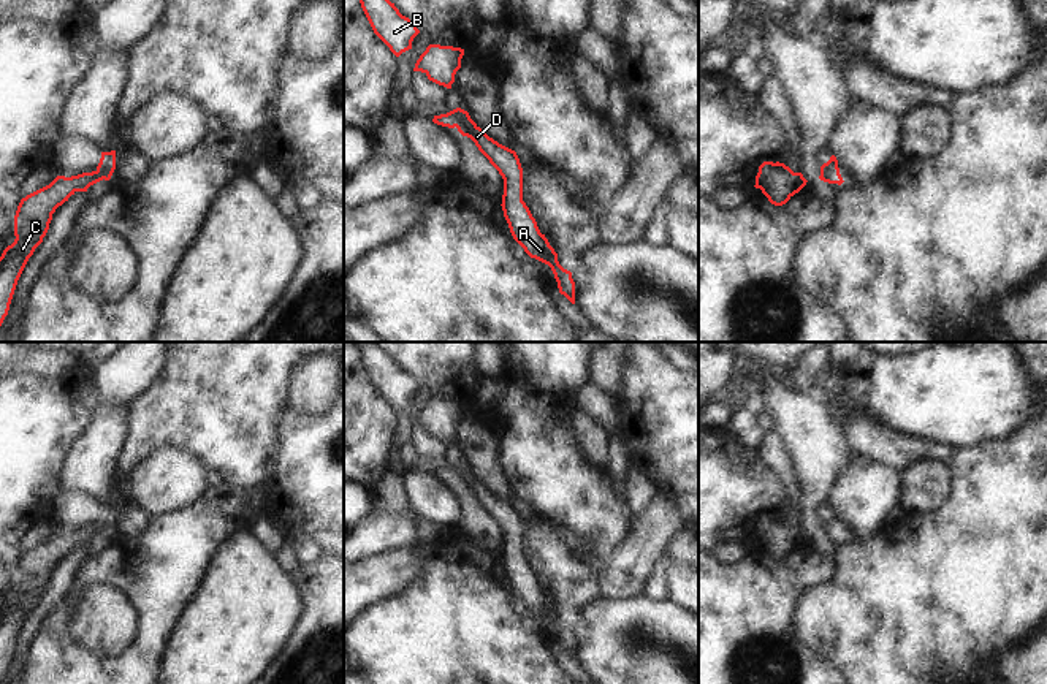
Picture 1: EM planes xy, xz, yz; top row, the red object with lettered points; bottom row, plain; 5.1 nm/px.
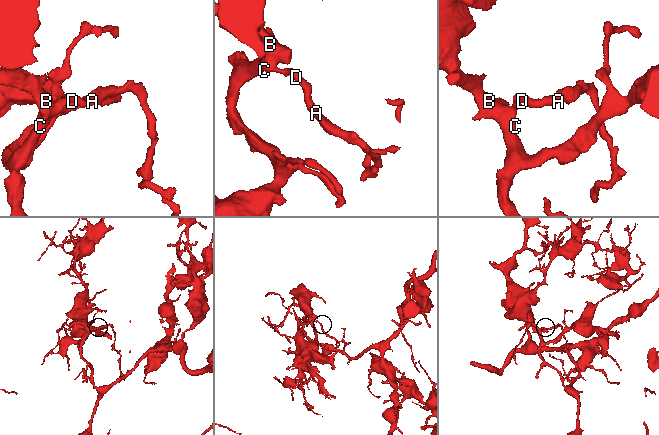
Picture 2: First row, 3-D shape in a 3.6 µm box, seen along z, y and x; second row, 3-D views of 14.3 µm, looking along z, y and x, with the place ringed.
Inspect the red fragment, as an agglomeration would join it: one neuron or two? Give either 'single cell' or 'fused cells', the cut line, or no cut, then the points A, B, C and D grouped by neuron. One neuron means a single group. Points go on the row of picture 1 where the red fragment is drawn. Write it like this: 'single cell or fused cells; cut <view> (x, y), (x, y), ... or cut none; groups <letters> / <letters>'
fused cells; cut yz (837, 165), (821, 173); groups A D / B C

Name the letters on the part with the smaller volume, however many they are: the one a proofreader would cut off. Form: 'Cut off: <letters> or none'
Cut off: A, D.

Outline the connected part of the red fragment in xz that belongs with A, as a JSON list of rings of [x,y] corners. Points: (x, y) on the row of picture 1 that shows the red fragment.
[[[453,109],[455,127],[463,136],[470,138],[478,150],[489,160],[504,179],[502,211],[513,239],[524,252],[548,264],[558,282],[559,293],[575,304],[575,282],[572,272],[558,261],[558,253],[540,233],[535,218],[523,201],[523,168],[515,150],[489,138],[469,116],[467,111]]]

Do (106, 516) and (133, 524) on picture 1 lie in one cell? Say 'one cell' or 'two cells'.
two cells

